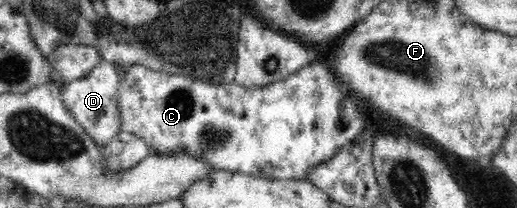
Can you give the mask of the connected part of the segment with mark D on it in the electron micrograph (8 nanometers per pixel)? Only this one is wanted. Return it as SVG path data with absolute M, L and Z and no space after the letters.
M102 60L86 76L72 79L69 85L60 85L64 106L84 127L93 141L102 148L109 145L115 136L121 135L121 112L118 104L119 81L117 69L111 63Z

